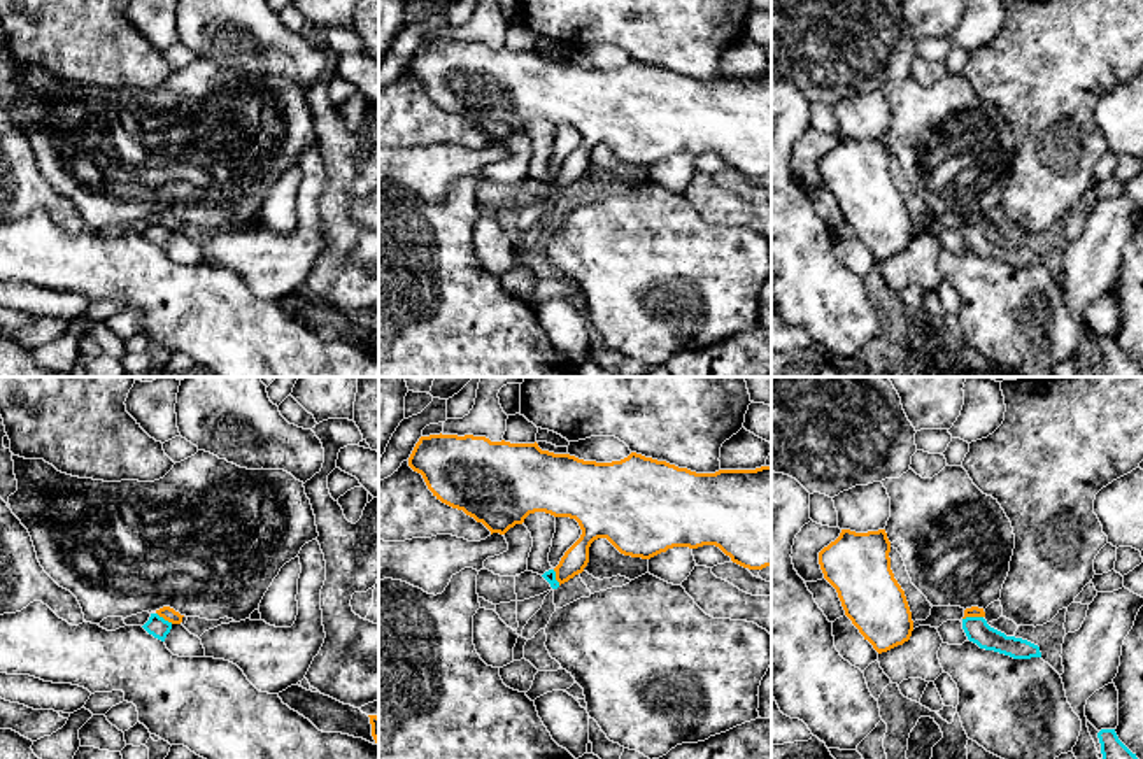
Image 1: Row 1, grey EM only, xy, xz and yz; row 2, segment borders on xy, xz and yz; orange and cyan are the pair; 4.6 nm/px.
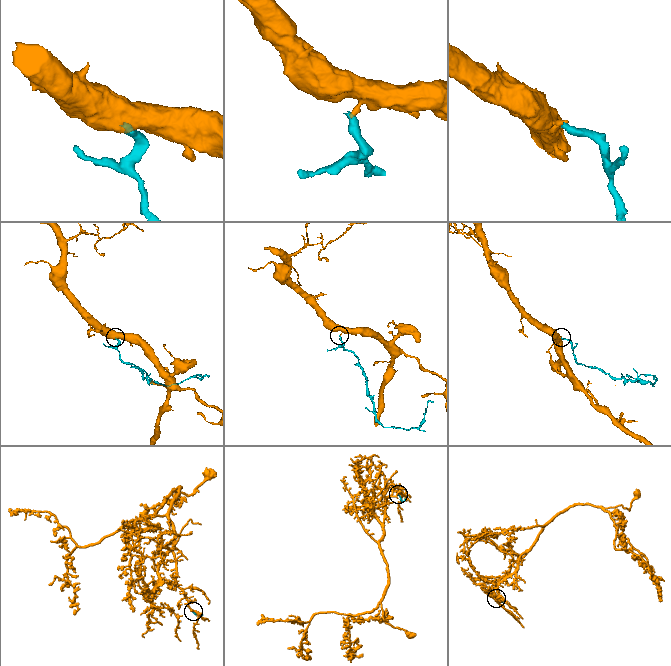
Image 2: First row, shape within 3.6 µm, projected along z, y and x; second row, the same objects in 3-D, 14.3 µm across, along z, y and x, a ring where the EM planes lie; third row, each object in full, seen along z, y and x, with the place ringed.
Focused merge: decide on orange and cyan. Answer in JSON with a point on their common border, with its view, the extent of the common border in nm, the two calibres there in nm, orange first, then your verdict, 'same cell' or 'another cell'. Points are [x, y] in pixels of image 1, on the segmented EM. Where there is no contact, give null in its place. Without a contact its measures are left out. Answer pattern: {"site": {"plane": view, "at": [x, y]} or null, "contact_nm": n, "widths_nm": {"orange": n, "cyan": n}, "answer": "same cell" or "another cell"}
{"site": {"plane": "yz", "at": [972, 616]}, "contact_nm": 100, "widths_nm": {"orange": 50, "cyan": 120}, "answer": "another cell"}

